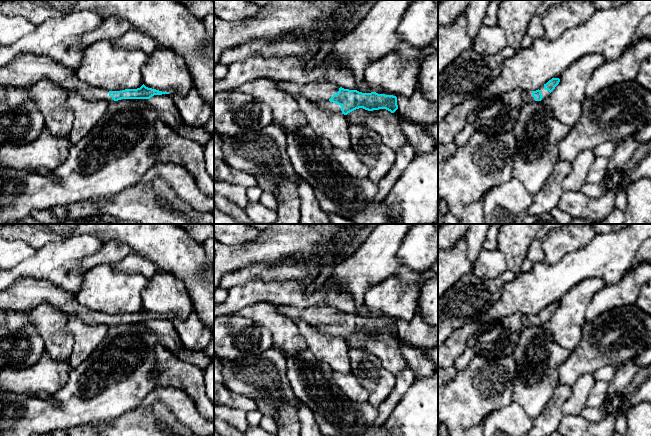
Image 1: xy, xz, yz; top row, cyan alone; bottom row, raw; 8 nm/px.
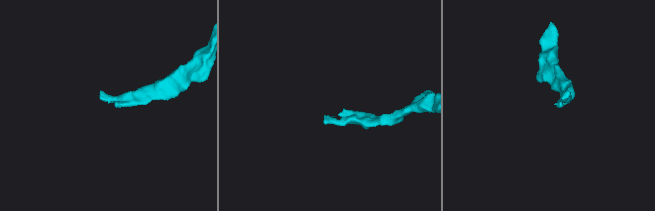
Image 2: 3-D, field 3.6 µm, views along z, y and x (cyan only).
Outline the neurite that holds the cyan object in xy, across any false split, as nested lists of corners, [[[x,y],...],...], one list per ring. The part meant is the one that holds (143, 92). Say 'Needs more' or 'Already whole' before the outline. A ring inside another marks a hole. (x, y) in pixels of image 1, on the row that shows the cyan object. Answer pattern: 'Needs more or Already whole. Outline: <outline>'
Needs more. Outline: [[[20,55],[11,63],[0,68],[0,86],[33,86],[41,80],[49,80],[68,94],[78,93],[88,100],[150,99],[154,95],[169,94],[148,88],[144,84],[137,89],[106,91],[83,83],[73,71],[47,56]]]

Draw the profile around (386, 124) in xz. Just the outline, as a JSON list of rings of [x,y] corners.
[[[359,108],[345,117],[349,125],[362,125],[378,133],[384,144],[395,152],[407,140],[397,116],[386,109],[368,111]]]

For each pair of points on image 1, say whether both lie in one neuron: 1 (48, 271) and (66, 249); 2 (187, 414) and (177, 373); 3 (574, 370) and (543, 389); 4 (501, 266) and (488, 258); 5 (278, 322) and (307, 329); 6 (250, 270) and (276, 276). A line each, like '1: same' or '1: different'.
1: same
2: different
3: different
4: same
5: different
6: same

